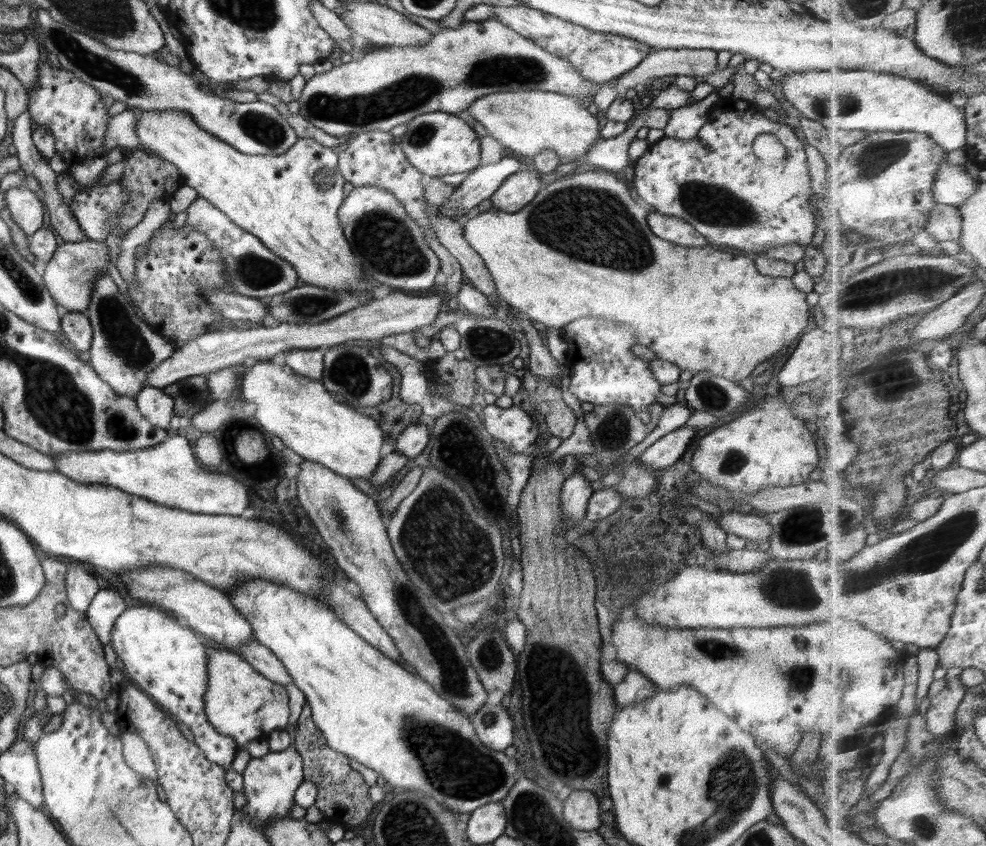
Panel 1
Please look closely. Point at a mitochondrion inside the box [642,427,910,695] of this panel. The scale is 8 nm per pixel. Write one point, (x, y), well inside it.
(784, 588)

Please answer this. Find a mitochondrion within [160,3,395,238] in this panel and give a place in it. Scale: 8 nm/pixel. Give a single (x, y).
(264, 128)

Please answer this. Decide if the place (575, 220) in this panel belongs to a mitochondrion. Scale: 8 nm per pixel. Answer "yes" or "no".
yes

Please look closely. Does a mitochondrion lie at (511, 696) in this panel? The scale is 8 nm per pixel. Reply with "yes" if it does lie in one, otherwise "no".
no

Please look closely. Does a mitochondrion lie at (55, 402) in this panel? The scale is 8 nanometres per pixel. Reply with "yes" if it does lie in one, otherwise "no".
yes

